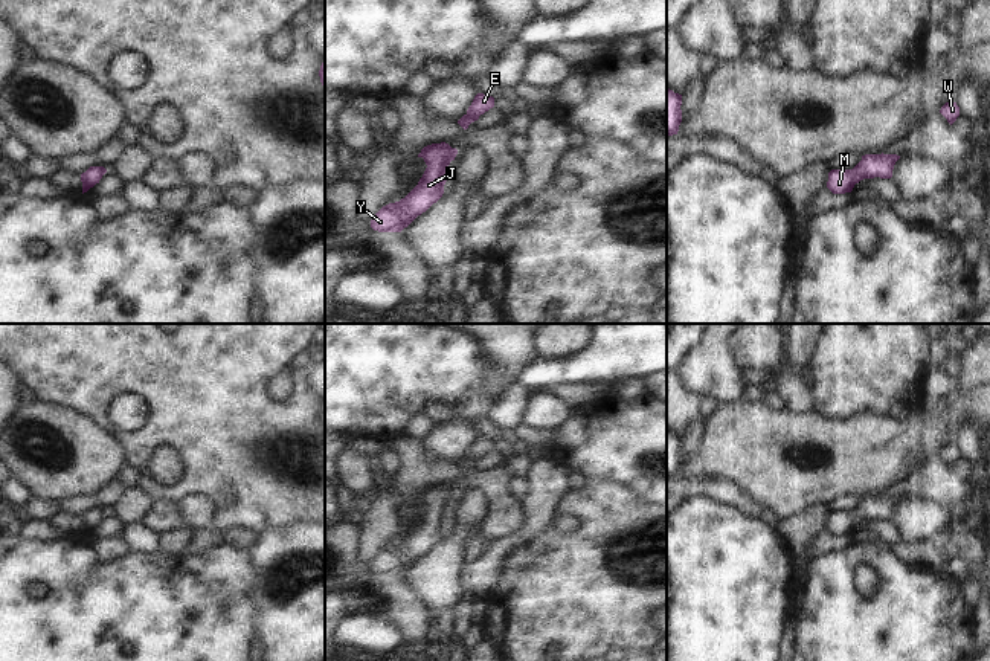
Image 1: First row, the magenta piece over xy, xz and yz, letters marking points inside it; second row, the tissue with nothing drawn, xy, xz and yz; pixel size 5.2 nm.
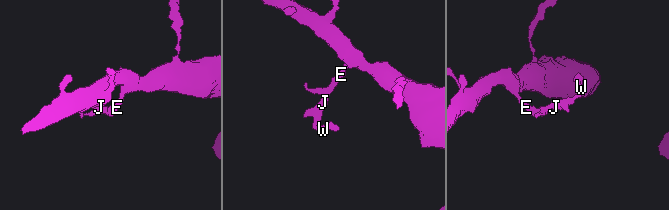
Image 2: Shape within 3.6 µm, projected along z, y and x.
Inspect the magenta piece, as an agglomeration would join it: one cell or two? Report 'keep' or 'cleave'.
keep

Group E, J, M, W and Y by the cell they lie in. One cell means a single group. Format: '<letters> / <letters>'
E J M W Y

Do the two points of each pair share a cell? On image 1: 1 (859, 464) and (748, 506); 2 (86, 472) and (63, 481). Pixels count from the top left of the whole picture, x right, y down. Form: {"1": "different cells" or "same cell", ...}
{"1": "different cells", "2": "same cell"}

